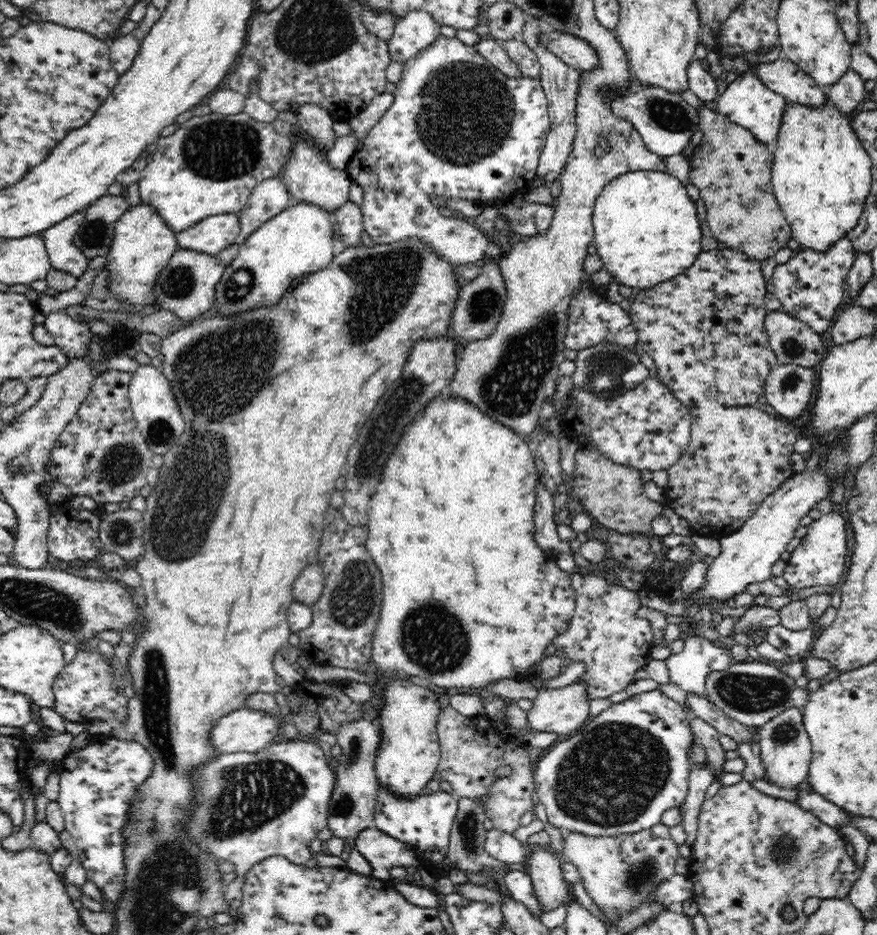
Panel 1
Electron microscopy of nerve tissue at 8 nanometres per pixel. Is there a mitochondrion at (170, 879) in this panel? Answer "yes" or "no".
yes

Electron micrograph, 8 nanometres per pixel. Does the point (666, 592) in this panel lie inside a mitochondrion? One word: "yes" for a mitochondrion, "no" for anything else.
no

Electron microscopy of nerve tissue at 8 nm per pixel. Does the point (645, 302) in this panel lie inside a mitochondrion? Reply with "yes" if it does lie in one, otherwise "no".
no

